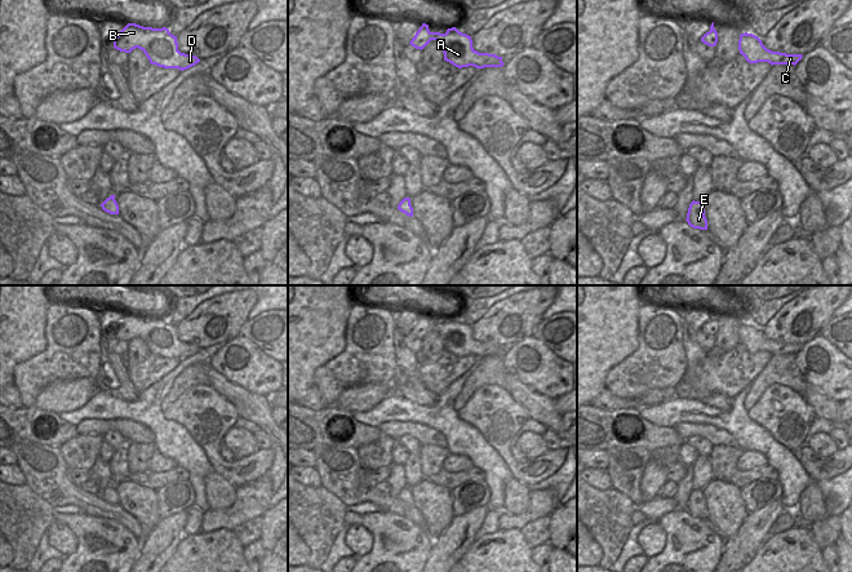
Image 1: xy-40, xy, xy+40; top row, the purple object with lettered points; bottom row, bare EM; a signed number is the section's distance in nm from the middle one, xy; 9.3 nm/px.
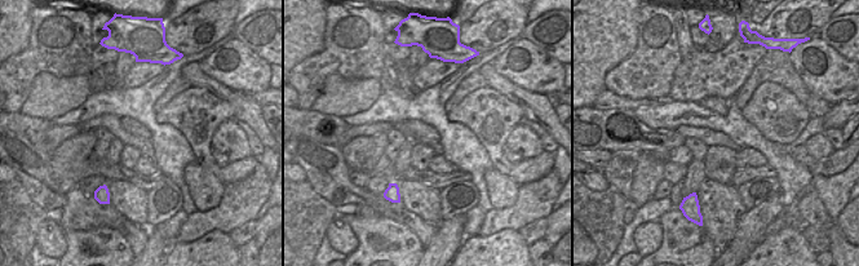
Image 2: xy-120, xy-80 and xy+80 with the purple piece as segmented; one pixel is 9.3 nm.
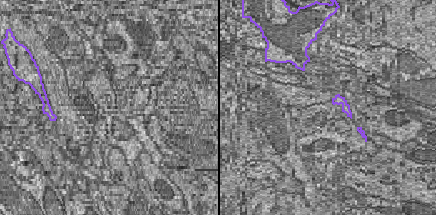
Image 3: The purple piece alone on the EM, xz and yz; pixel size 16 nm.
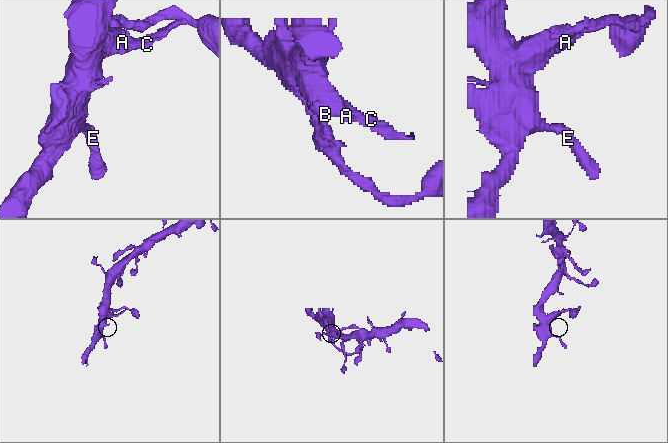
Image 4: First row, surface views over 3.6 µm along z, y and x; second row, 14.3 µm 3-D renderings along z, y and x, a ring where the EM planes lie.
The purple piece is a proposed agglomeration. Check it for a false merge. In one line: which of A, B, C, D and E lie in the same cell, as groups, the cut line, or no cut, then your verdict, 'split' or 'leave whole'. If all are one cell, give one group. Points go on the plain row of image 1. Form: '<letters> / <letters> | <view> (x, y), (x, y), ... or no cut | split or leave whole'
A B C D E | no cut | leave whole

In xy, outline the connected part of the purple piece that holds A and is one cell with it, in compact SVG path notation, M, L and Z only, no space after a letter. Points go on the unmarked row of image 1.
M422 312L409 333L422 340L431 329L439 332L444 342L444 350L458 358L469 355L476 358L502 356L505 354L502 346L476 341L472 337L471 325L460 322L456 316L448 318L445 323L440 323L431 322L429 314Z

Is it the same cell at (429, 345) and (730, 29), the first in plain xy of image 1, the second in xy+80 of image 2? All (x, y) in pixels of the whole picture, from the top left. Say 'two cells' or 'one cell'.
one cell

